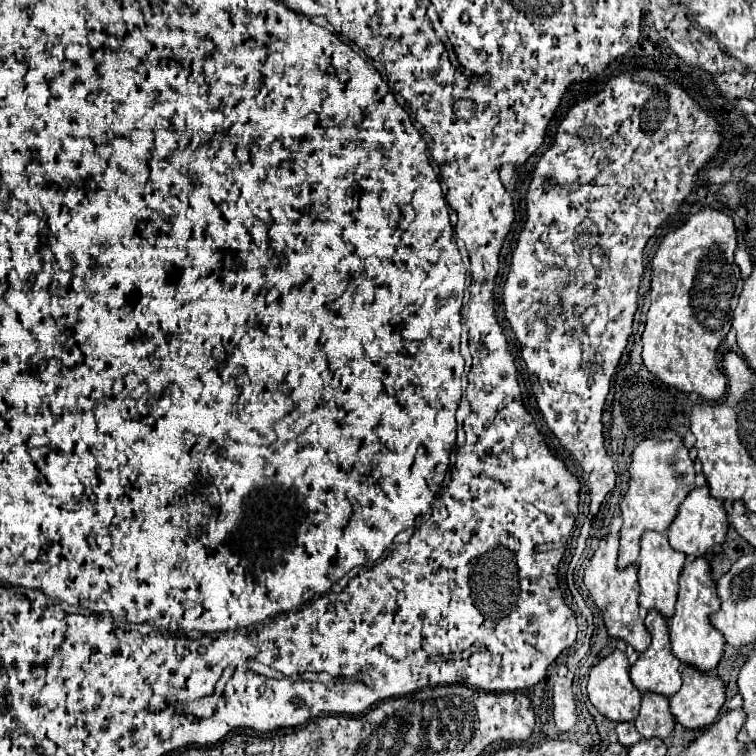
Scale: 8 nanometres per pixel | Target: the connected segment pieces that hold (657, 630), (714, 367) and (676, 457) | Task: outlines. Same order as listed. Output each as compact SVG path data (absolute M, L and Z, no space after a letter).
M648 611L644 625L652 635L652 643L646 653L640 653L638 661L630 669L630 679L638 691L652 691L672 697L678 691L682 679L678 671L680 663L670 651L668 623L660 613Z
M702 209L692 215L686 225L662 237L660 247L652 259L652 289L646 329L642 333L642 359L650 373L654 373L664 385L682 393L698 393L708 401L720 401L726 393L726 377L718 369L716 353L720 343L730 331L730 319L738 303L742 289L740 269L734 263L736 229L728 215L716 209Z
M666 431L660 439L644 439L632 453L630 463L630 487L620 501L622 529L620 529L620 553L618 569L626 569L638 559L640 539L646 531L666 531L674 521L680 503L694 489L694 463L688 457L688 449L678 433Z

